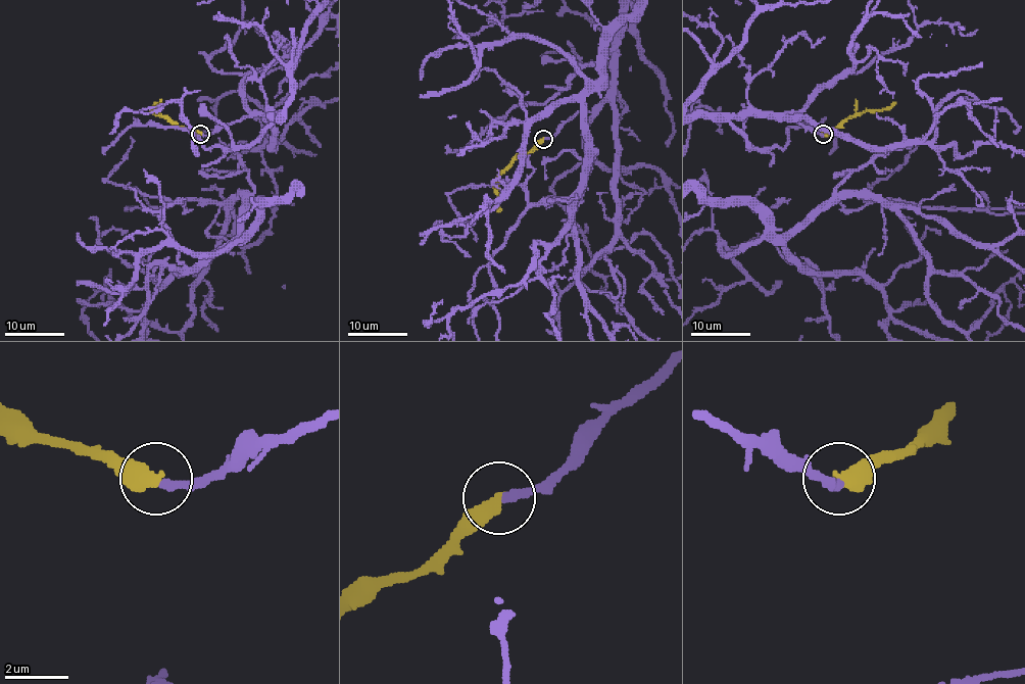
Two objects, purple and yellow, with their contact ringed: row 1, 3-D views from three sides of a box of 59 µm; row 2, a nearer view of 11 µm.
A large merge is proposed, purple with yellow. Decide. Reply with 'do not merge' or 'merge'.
merge

